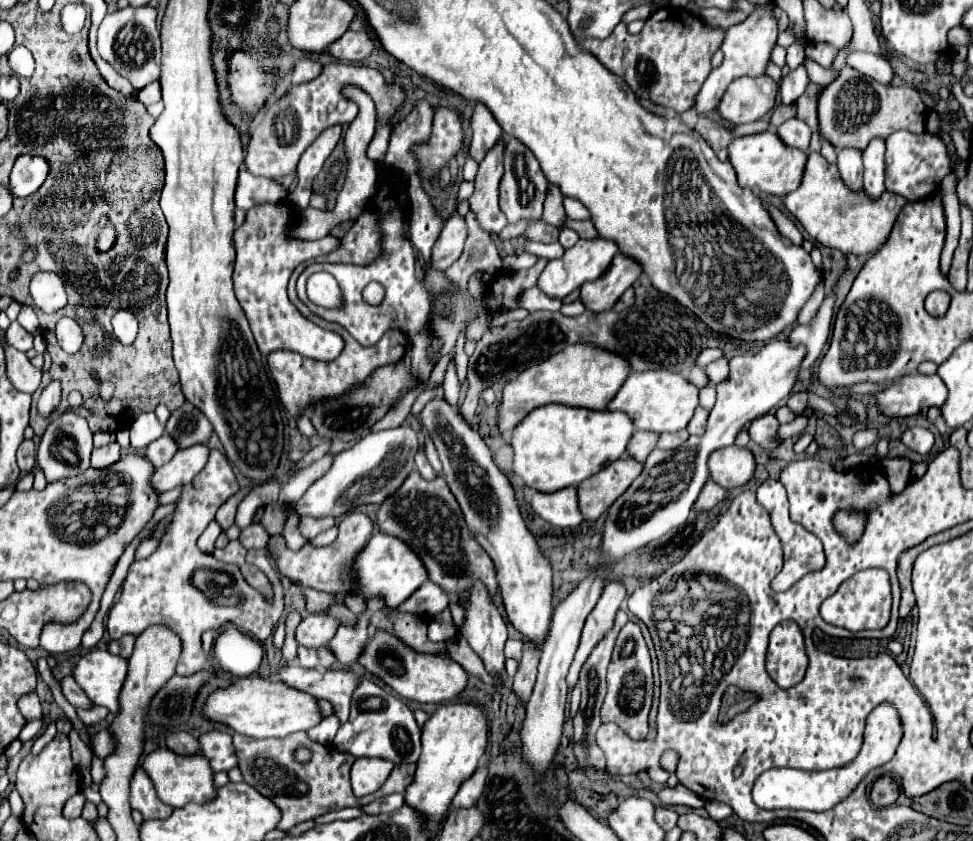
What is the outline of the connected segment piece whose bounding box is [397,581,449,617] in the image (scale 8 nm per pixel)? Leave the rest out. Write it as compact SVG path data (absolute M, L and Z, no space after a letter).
M427 581L407 601L403 601L397 609L403 613L431 617L431 615L443 611L447 605L449 605L447 593L441 587L435 587L435 583Z

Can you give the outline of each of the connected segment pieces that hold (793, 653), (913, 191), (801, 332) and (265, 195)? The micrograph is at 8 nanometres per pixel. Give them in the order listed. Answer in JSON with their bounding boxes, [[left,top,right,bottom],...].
[[767,621,807,689],[885,131,951,201],[789,287,837,369],[235,167,287,211]]

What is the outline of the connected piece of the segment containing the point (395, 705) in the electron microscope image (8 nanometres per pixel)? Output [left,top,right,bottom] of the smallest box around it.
[333,679,421,763]

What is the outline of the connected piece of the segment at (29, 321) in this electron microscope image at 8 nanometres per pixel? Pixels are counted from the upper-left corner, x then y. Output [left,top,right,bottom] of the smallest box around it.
[17,305,39,335]

